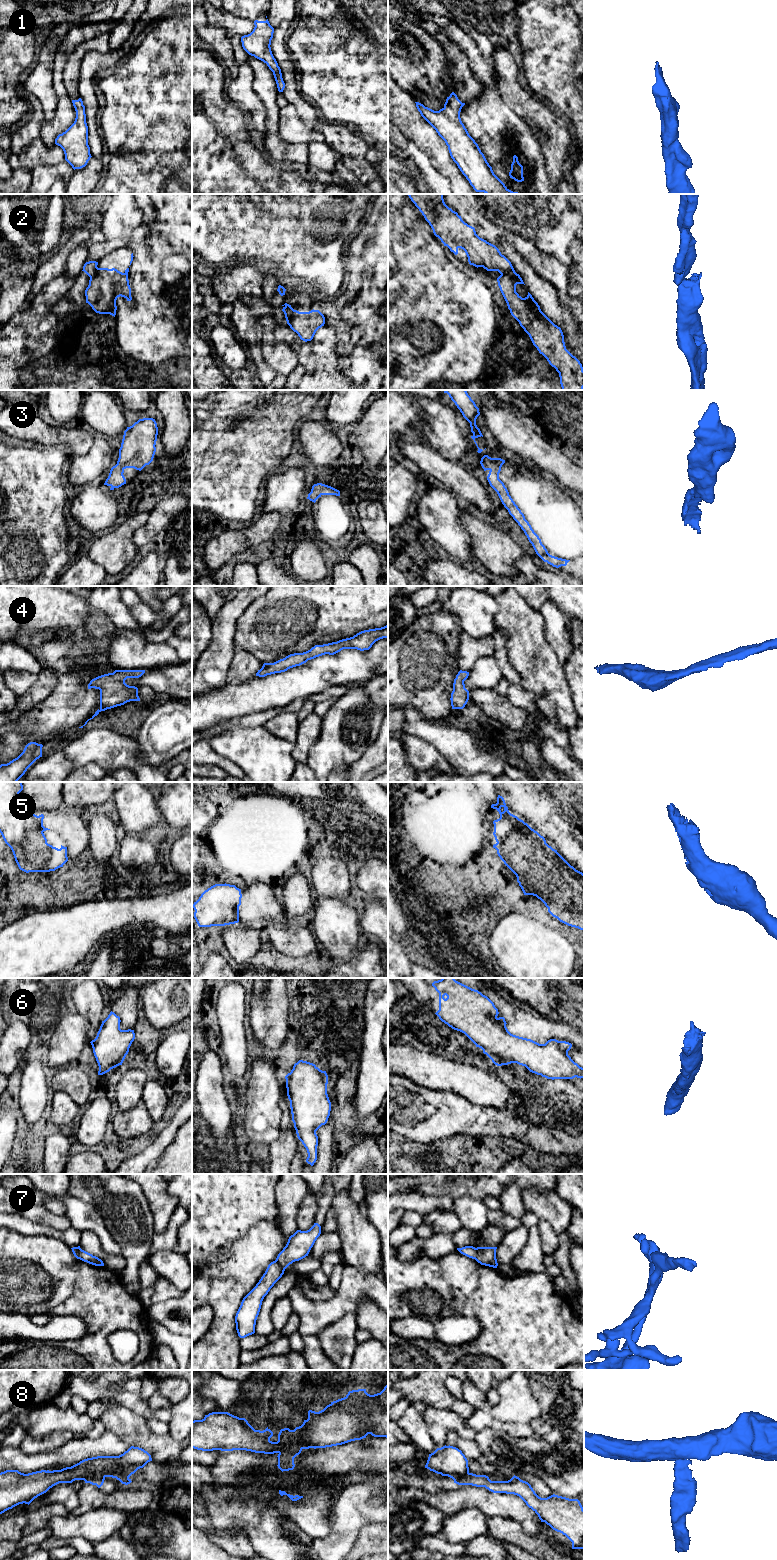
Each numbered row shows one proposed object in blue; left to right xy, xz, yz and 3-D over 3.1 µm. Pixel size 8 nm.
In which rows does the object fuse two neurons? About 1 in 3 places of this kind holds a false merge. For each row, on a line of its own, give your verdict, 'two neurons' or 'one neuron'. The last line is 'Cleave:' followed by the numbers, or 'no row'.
1: one neuron
2: two neurons
3: one neuron
4: one neuron
5: two neurons
6: one neuron
7: one neuron
8: two neurons
Cleave: 2, 5, 8

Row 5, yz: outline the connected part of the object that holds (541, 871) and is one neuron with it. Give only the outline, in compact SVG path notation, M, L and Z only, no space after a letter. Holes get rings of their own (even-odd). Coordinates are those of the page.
M501 818L494 820L493 835L496 844L493 848L504 864L516 875L517 882L524 895L533 895L548 908L548 912L560 922L584 931L584 874L571 866L558 852L546 843L546 840L527 823L521 827L512 827Z

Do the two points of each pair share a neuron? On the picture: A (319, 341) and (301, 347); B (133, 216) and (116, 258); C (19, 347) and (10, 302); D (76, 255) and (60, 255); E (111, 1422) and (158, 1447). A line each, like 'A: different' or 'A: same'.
A: different
B: different
C: different
D: different
E: same

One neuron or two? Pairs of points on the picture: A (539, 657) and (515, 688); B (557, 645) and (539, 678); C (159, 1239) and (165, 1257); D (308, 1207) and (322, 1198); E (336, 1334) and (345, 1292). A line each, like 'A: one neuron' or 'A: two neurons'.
A: two neurons
B: two neurons
C: two neurons
D: two neurons
E: two neurons

